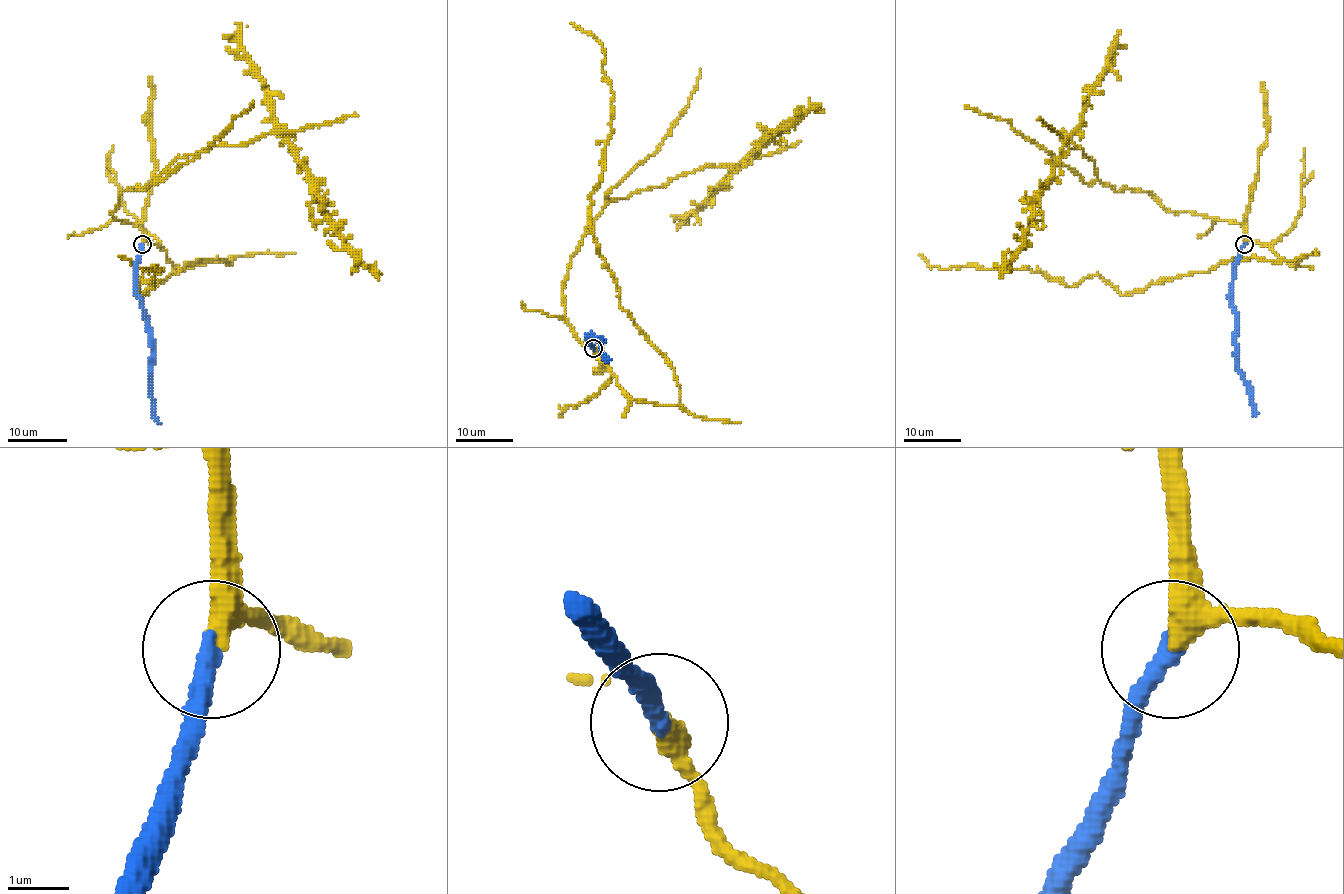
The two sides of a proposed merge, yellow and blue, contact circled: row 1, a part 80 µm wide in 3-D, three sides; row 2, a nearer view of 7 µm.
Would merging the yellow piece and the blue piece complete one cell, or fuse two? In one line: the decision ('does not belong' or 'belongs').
belongs

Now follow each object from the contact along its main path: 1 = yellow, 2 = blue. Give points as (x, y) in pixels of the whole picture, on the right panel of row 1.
1: (1244, 244), (1302, 258), (1232, 258), (1121, 294), (1099, 274), (1066, 286), (1025, 267), (943, 270), (920, 254)
2: (1244, 244), (1233, 268), (1230, 301), (1237, 366), (1250, 393), (1255, 416)

